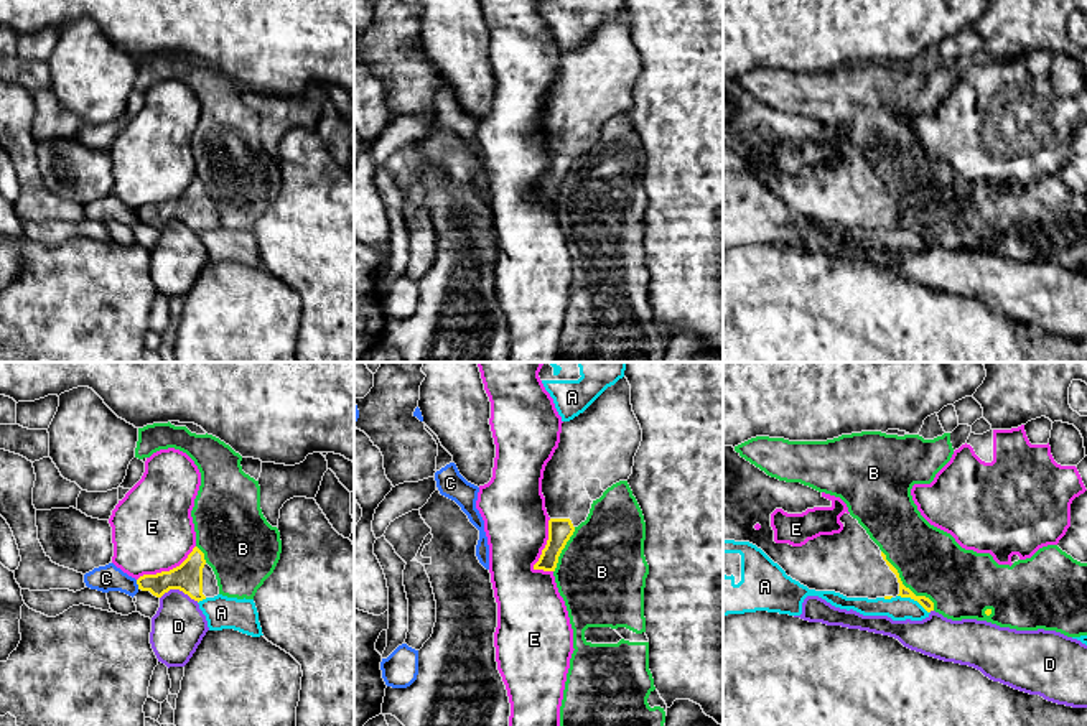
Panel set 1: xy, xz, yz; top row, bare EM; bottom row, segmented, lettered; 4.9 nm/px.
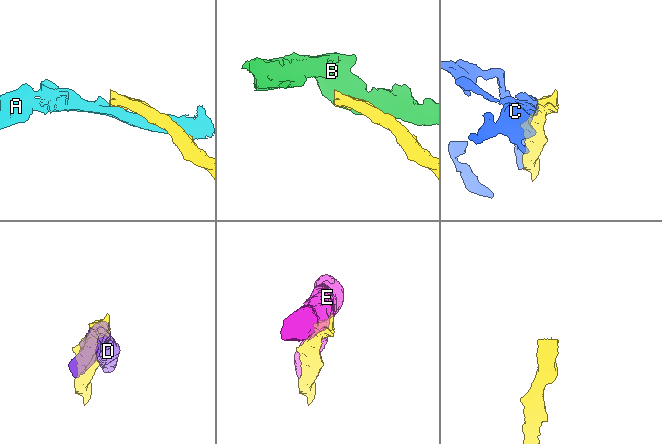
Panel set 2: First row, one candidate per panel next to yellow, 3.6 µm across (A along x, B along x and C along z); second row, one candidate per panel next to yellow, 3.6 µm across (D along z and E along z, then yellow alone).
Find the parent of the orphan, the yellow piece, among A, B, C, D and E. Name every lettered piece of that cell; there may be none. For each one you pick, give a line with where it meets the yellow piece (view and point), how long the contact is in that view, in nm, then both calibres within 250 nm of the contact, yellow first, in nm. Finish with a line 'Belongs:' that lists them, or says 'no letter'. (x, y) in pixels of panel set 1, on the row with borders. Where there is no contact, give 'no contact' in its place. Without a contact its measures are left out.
Belongs: no letter

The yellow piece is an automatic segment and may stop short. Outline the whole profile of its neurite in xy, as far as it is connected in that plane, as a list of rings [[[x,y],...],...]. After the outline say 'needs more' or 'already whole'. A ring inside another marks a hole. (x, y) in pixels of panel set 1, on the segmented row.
[[[198,547],[180,566],[156,575],[143,575],[137,584],[138,589],[150,591],[156,598],[170,589],[180,589],[198,603],[219,594],[216,575]]] | needs more

